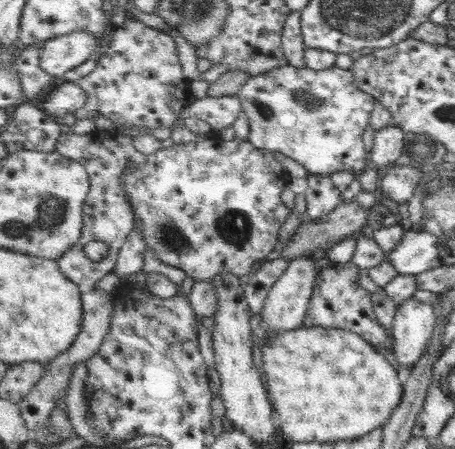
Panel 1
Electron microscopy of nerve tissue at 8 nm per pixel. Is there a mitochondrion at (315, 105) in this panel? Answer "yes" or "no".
yes

